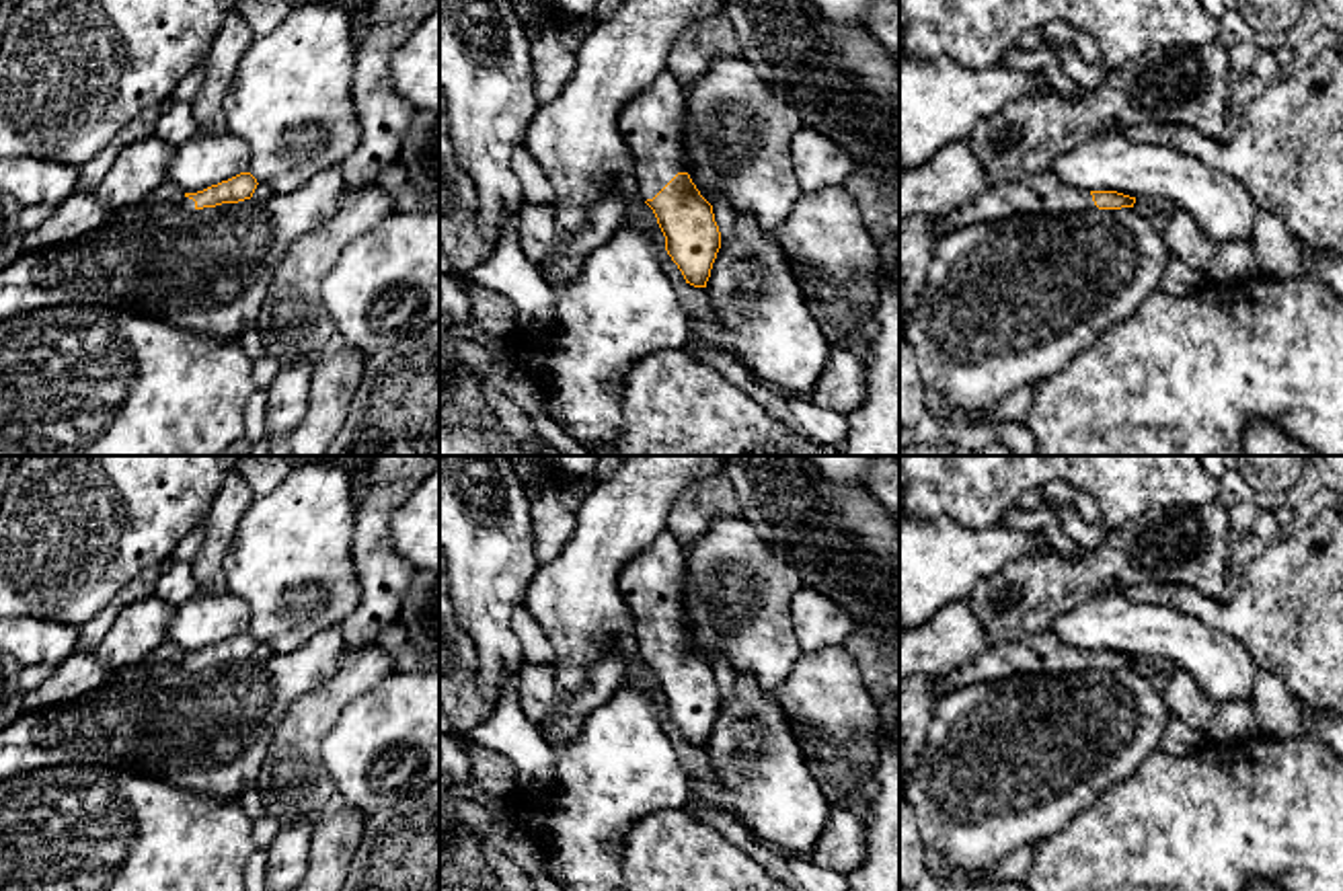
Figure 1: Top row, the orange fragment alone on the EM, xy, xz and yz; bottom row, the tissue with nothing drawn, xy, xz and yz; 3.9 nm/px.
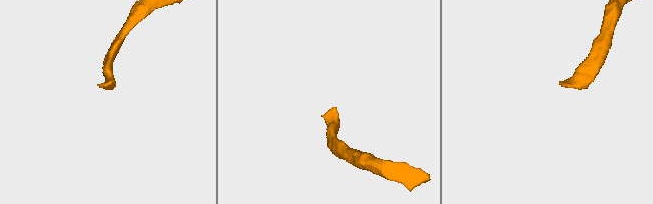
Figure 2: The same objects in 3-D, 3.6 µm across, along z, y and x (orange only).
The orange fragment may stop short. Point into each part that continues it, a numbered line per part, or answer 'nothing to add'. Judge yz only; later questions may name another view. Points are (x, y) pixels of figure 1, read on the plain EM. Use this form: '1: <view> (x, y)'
1: yz (1044, 653)

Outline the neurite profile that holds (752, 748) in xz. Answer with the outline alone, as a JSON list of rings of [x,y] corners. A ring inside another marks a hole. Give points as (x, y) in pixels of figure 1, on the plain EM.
[[[735,673],[704,749],[719,784],[735,795],[731,813],[737,821],[760,840],[809,858],[828,823],[832,803],[811,776],[791,721],[772,690],[760,688],[752,673]]]

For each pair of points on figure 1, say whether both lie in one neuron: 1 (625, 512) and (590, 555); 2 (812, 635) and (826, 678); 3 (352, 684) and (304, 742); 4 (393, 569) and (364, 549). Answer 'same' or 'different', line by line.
1: same
2: different
3: same
4: same

